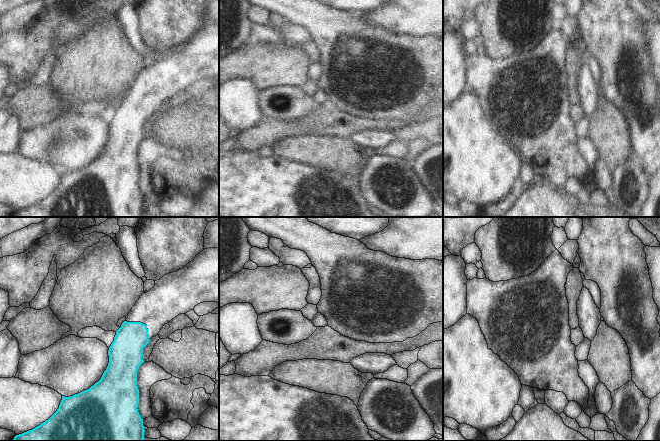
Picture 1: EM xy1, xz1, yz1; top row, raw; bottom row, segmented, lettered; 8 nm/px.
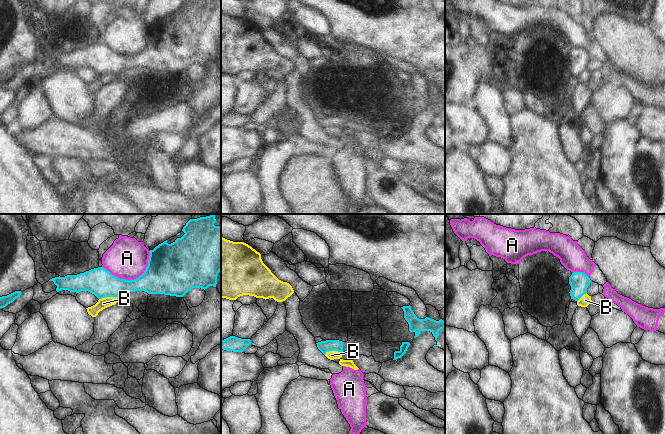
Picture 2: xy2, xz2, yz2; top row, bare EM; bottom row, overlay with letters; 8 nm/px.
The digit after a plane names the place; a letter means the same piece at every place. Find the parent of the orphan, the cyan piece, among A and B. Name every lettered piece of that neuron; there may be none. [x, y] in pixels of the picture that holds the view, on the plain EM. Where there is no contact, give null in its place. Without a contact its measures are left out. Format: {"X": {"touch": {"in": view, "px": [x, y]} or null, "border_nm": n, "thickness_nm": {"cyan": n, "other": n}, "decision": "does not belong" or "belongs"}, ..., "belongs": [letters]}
{"A": {"touch": {"in": "xy2", "px": [132, 56]}, "border_nm": 400, "thickness_nm": {"cyan": 280, "other": 320}, "decision": "does not belong"}, "B": {"touch": {"in": "xz2", "px": [333, 126]}, "border_nm": 150, "thickness_nm": {"cyan": 100, "other": 70}, "decision": "does not belong"}, "belongs": []}

